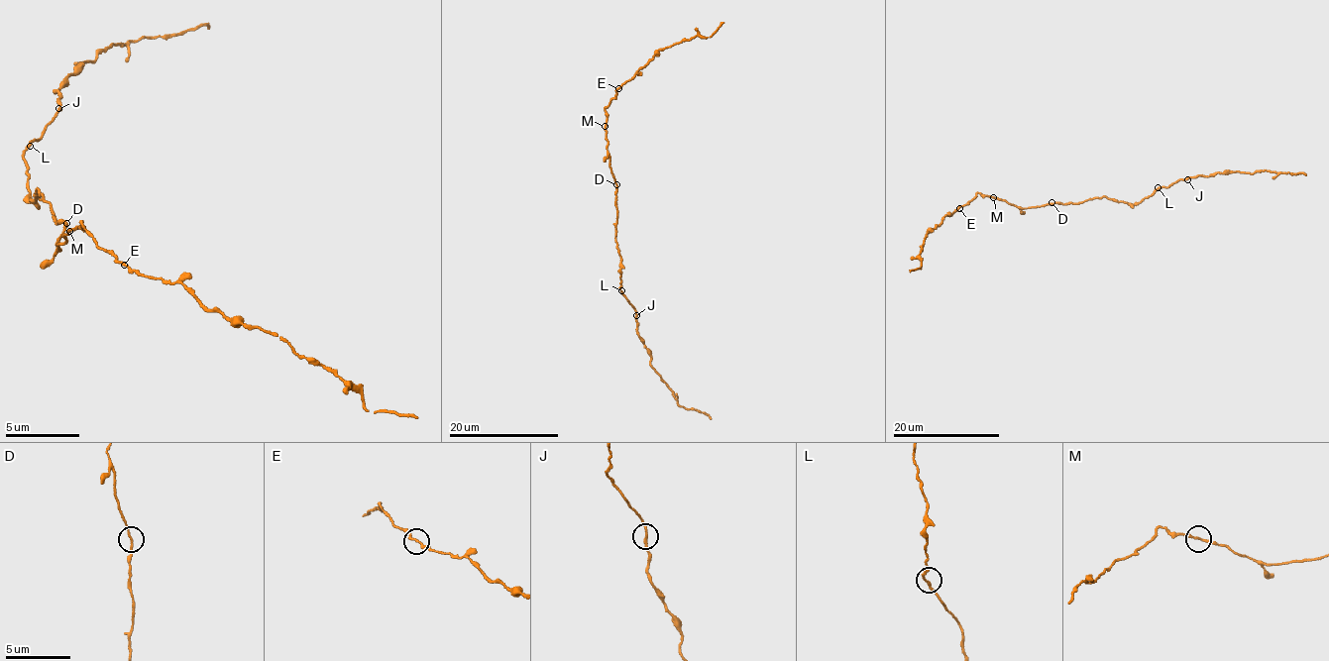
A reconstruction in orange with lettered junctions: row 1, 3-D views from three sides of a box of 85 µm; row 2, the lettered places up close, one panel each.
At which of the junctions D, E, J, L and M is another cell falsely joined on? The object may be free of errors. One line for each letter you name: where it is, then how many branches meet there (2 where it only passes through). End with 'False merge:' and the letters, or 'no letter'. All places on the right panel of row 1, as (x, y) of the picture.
False merge: no letter

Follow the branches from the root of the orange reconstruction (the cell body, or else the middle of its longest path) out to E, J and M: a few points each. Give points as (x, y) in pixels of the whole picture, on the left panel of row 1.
E: (53, 217), (67, 223), (56, 246), (62, 250), (57, 245), (83, 228), (81, 221), (122, 266)
J: (53, 217), (36, 187), (38, 199), (27, 200), (30, 179), (23, 153), (58, 108)
M: (53, 217), (59, 224), (63, 221), (67, 223), (56, 246), (62, 250), (57, 245), (65, 243), (69, 231)

